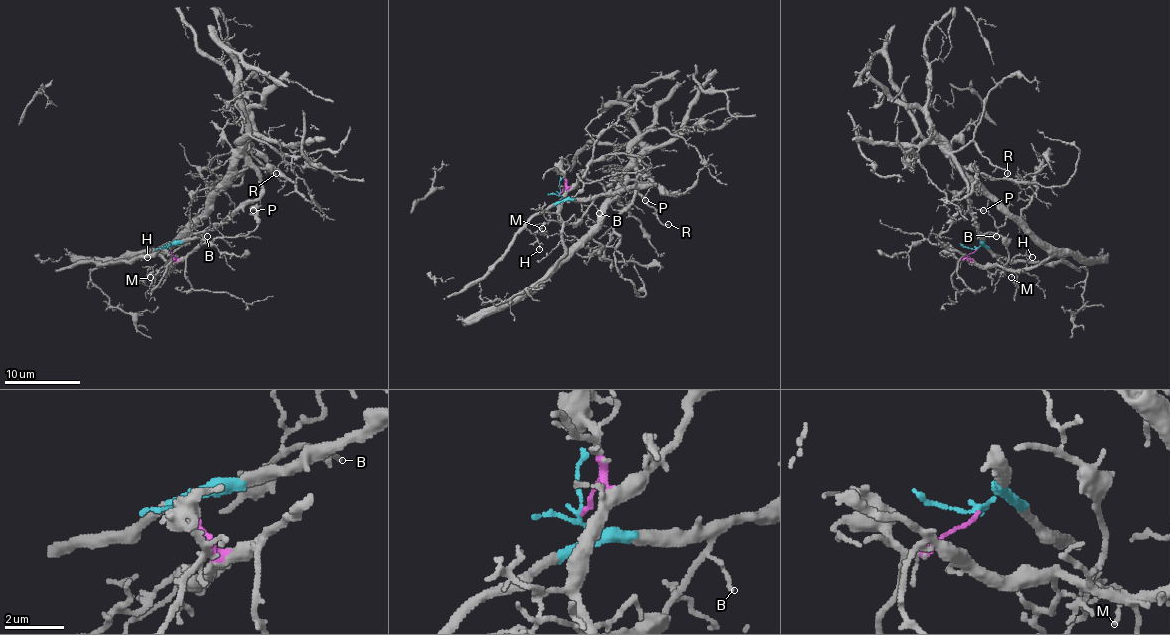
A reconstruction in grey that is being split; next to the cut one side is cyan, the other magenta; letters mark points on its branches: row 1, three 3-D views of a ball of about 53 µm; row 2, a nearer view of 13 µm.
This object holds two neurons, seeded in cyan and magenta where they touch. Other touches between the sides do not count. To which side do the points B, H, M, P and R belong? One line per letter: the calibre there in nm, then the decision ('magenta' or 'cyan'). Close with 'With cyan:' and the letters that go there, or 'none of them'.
B: 110 nm thick; cyan
H: 90 nm thick; cyan
M: 100 nm thick; magenta
P: 100 nm thick; cyan
R: 140 nm thick; cyan
With cyan: B, H, P, R

